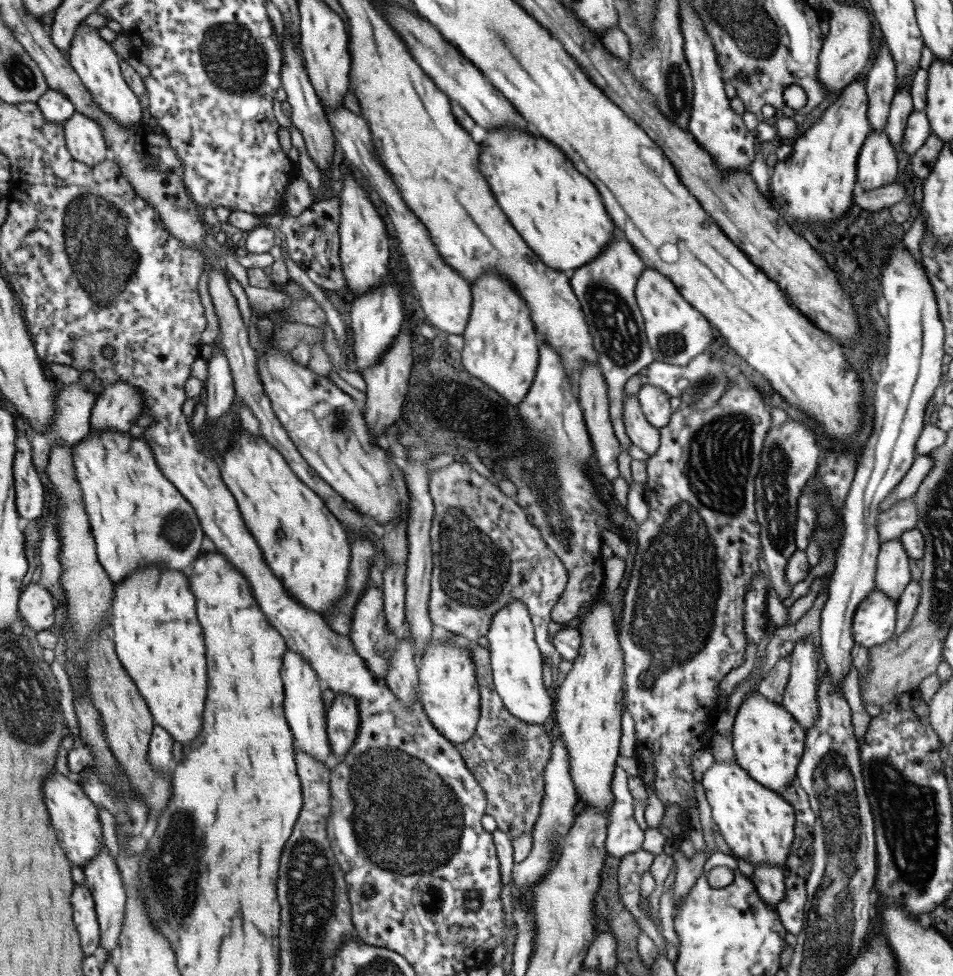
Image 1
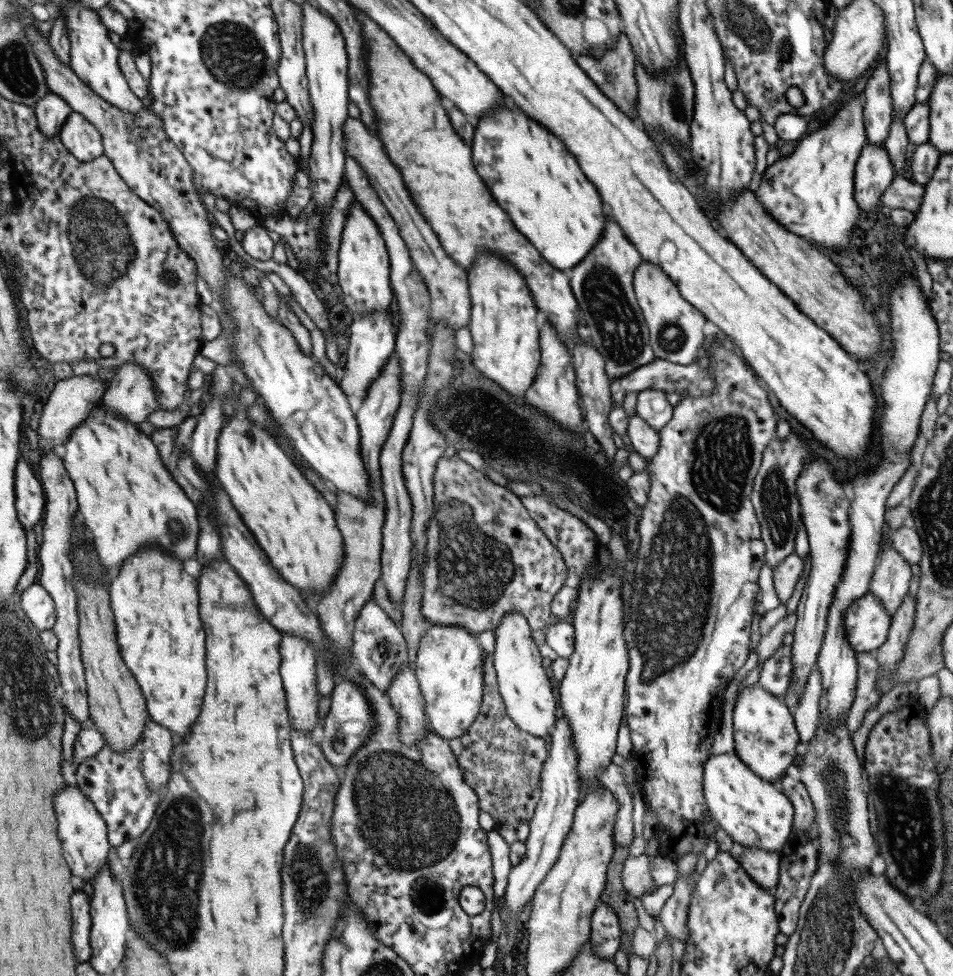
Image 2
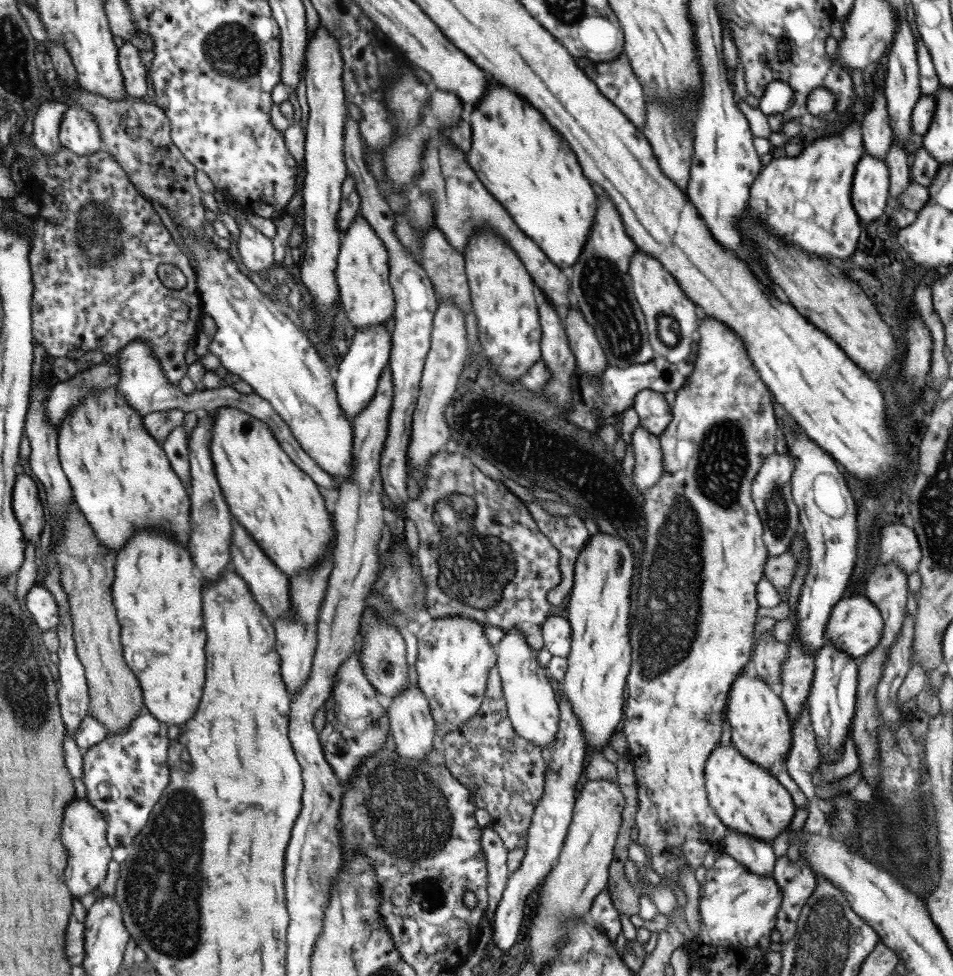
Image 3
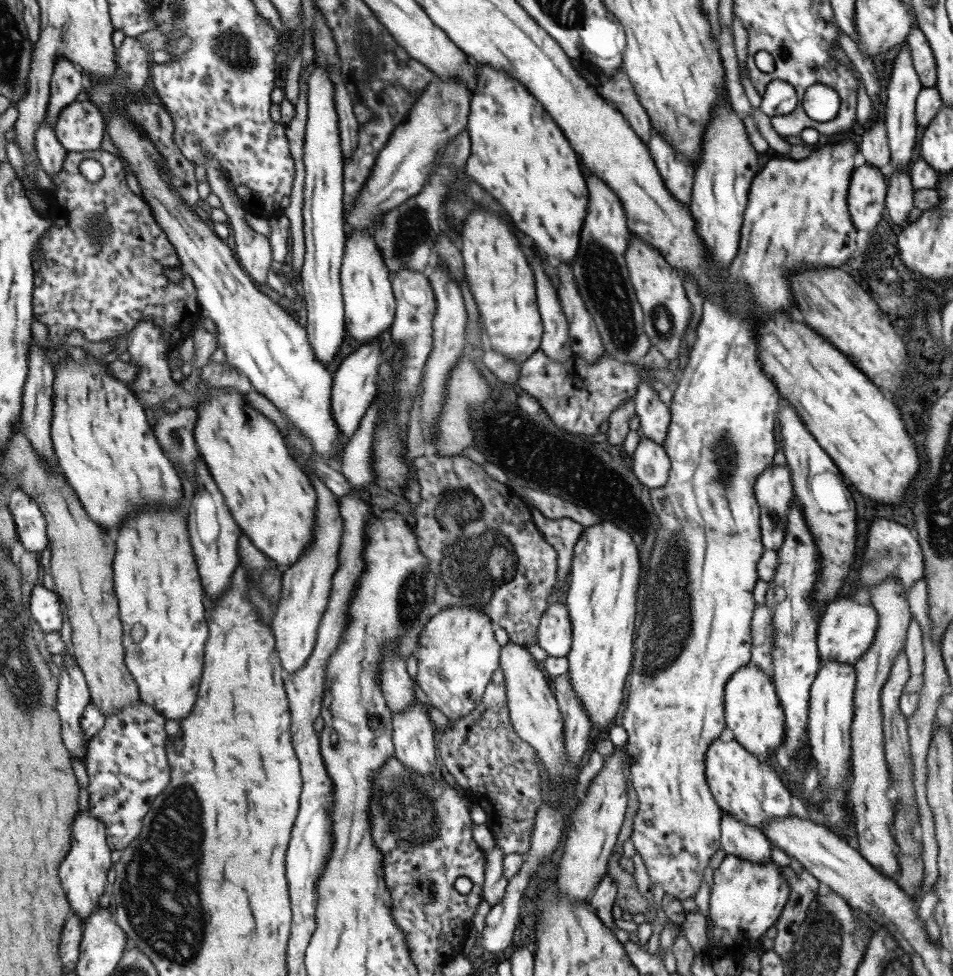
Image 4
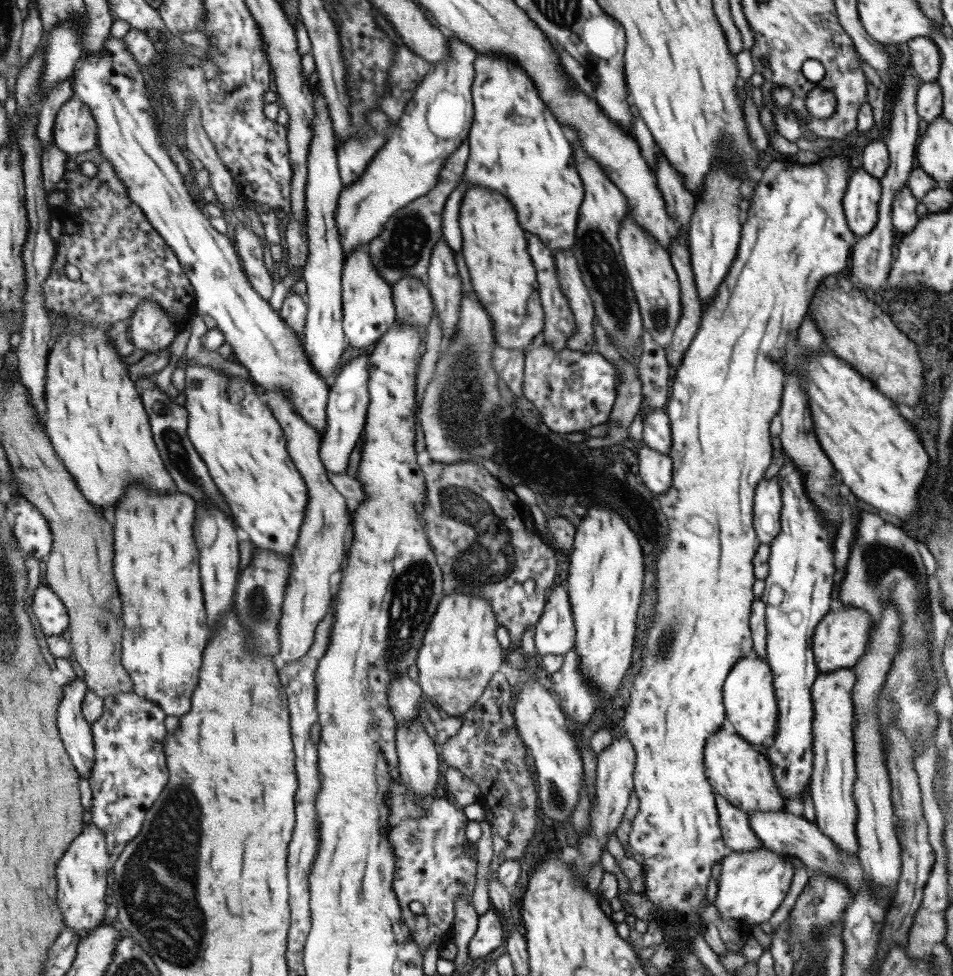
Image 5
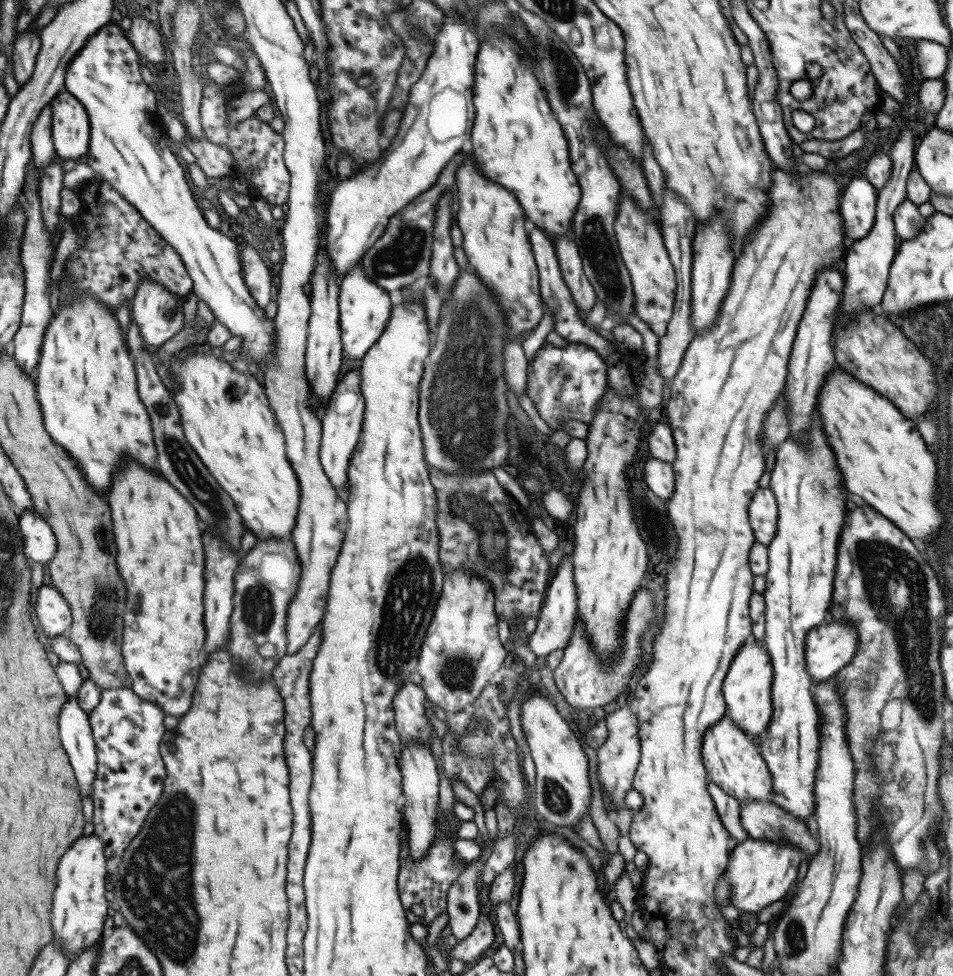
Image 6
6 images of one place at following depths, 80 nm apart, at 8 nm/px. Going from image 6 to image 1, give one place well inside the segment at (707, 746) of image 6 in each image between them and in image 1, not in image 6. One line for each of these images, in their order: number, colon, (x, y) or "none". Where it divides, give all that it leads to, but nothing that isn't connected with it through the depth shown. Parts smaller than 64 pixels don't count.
1: (757, 825)
2: (754, 813)
3: (746, 798)
4: (741, 784)
5: (740, 773)

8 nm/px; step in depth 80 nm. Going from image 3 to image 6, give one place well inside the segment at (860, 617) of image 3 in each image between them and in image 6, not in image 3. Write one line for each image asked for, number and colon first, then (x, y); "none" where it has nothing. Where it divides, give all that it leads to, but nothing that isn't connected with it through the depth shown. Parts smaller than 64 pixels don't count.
4: (845, 631)
5: (841, 636)
6: (830, 646)

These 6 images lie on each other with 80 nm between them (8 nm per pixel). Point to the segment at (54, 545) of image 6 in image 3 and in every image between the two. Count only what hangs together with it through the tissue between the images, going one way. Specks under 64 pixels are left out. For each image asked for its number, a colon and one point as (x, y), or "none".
3: (27, 504)
4: (32, 527)
5: (33, 532)

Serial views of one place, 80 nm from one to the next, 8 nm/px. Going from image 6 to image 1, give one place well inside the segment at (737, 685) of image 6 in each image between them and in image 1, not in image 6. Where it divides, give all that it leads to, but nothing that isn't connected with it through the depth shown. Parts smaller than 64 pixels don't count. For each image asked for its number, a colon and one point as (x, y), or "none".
1: (767, 743)
2: (765, 740)
3: (760, 729)
4: (751, 709)
5: (747, 692)

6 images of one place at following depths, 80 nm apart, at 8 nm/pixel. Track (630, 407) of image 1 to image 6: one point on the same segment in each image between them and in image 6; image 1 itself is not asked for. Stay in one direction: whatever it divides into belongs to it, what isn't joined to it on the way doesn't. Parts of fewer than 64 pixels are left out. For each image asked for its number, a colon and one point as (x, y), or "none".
2: (644, 440)
3: (647, 456)
4: (650, 464)
5: (654, 468)
6: (657, 474)

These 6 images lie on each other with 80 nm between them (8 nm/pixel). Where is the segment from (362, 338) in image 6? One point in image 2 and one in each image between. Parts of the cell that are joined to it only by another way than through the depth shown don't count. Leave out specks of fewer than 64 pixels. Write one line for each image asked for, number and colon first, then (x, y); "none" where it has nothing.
2: (364, 272)
3: (363, 273)
4: (370, 305)
5: (369, 310)

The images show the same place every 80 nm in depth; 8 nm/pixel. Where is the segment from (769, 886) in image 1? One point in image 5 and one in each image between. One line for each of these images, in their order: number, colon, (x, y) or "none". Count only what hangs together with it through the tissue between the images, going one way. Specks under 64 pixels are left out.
2: (762, 866)
3: (756, 855)
4: (736, 838)
5: (733, 822)

